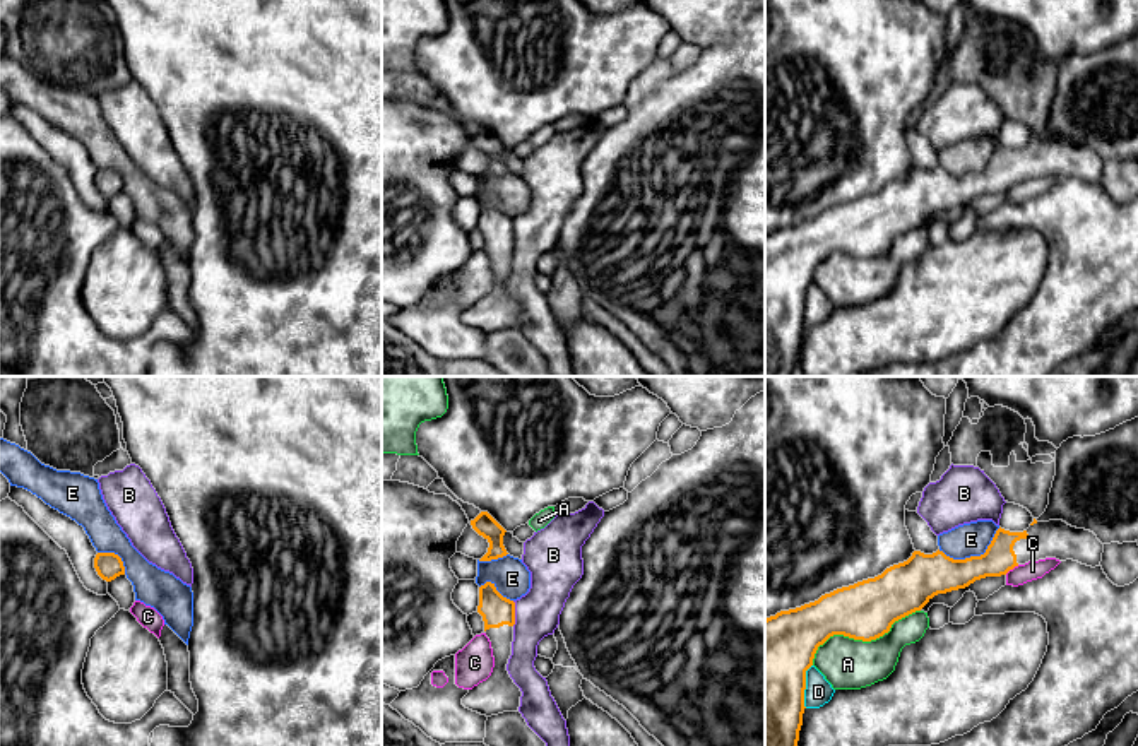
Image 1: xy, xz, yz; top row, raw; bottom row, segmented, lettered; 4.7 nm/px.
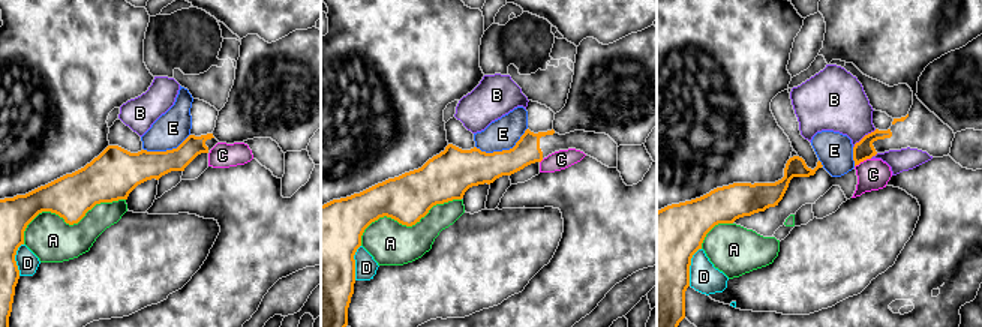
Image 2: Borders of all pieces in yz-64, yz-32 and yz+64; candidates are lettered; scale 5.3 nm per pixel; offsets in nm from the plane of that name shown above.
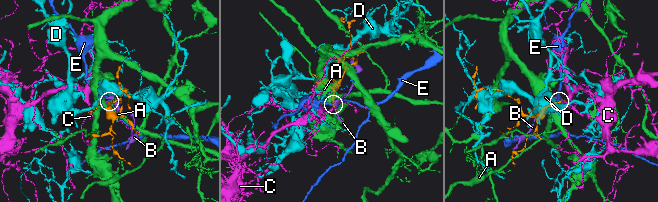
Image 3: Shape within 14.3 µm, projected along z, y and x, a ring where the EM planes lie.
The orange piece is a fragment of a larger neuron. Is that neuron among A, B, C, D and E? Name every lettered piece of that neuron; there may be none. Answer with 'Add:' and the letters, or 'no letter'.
Add: no letter

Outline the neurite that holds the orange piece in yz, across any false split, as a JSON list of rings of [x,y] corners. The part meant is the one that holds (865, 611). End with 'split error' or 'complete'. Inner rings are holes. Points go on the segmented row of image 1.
[[[1063,520],[1034,522],[1023,532],[998,529],[986,553],[965,560],[953,560],[943,551],[924,554],[914,551],[912,556],[898,565],[886,568],[881,575],[837,589],[821,595],[818,601],[796,609],[780,611],[765,619],[765,746],[797,746],[804,713],[806,671],[813,666],[815,654],[833,635],[844,635],[854,640],[871,642],[890,631],[892,625],[916,611],[921,611],[934,595],[965,589],[975,580],[986,577],[1006,575],[1018,565],[1056,558],[1059,561],[1073,560],[1087,566],[1100,566],[1104,544],[1097,536],[1085,529],[1076,529]]] | split error

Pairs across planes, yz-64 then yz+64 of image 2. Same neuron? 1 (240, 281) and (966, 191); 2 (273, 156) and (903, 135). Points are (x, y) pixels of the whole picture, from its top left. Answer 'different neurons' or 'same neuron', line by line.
1: same neuron
2: same neuron

